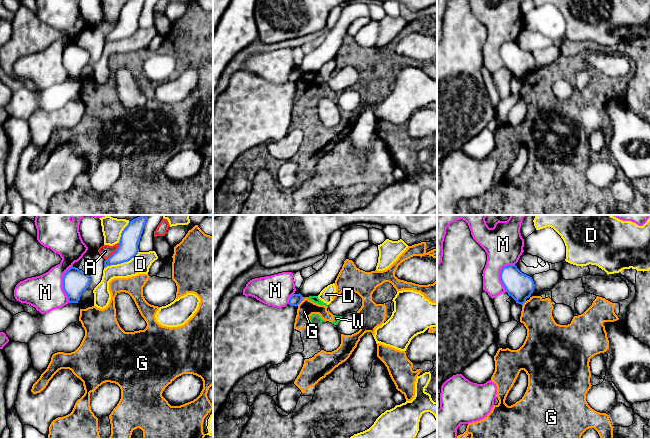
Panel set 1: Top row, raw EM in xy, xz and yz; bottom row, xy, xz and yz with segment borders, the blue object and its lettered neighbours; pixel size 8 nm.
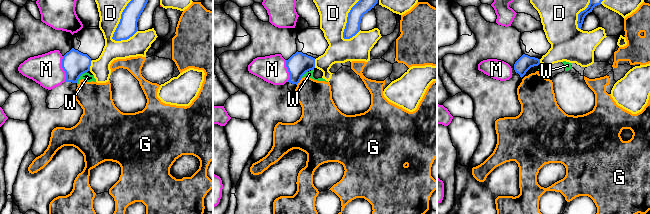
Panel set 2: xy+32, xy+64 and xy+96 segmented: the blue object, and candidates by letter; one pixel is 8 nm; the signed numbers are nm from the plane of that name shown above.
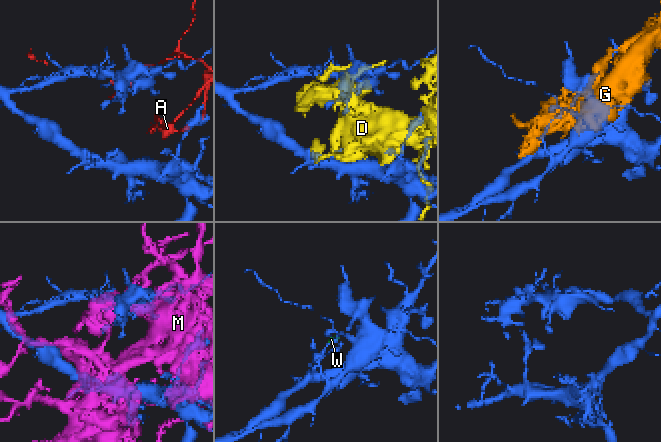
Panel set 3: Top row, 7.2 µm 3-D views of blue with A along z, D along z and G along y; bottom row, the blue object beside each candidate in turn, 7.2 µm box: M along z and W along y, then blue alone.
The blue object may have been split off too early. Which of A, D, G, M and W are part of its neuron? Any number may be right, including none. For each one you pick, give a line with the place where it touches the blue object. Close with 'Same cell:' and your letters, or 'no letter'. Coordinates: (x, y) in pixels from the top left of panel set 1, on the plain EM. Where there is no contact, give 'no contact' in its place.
Same cell: no letter

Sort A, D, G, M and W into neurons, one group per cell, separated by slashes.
A / D / G W / M

